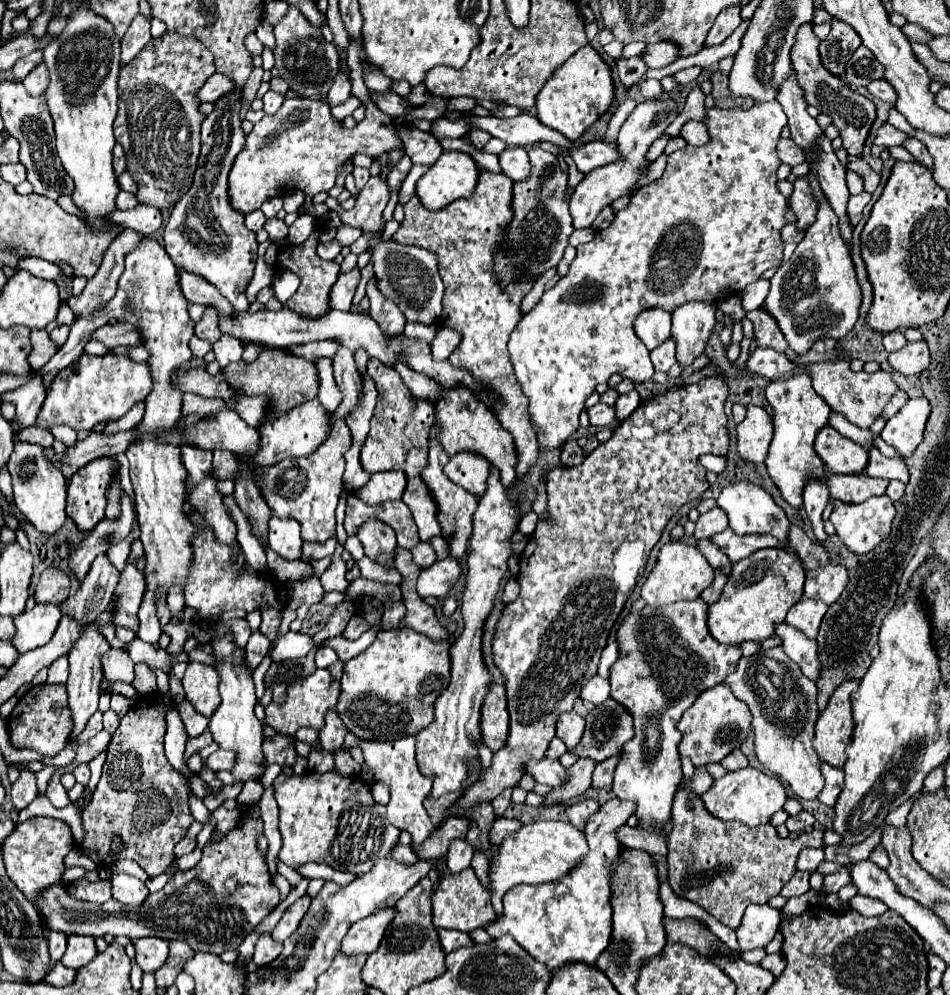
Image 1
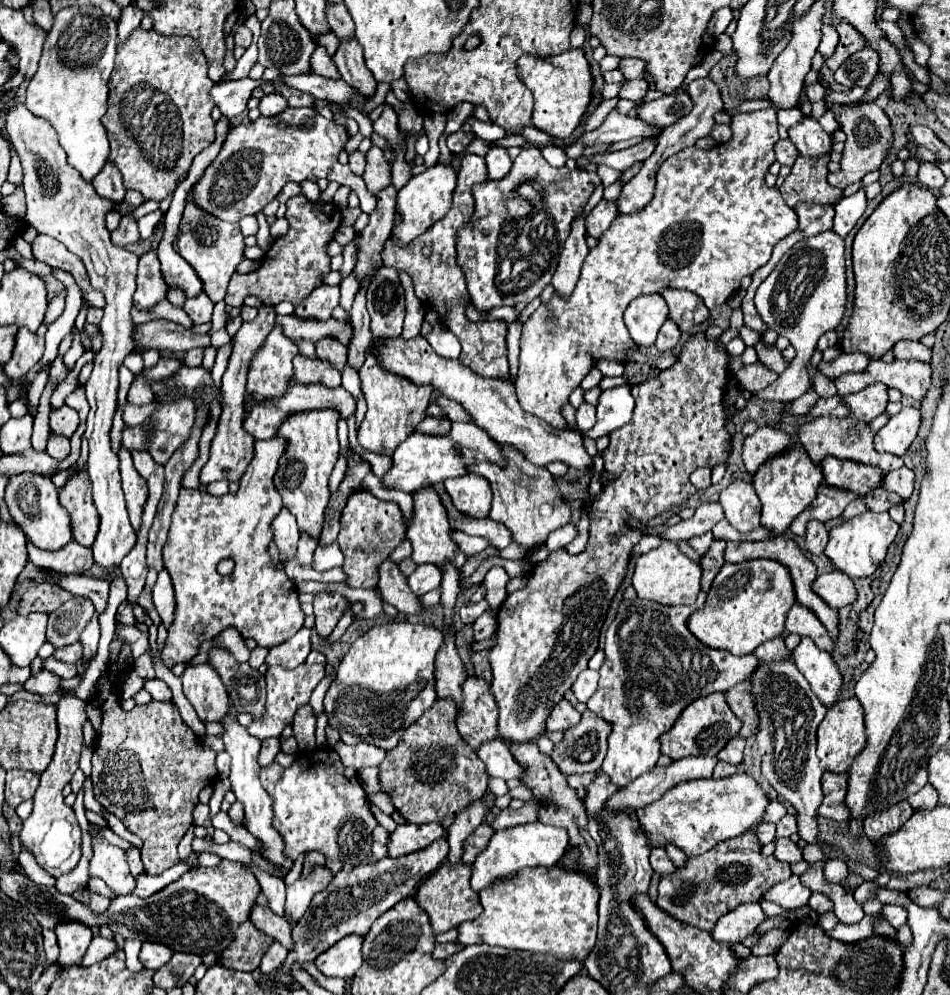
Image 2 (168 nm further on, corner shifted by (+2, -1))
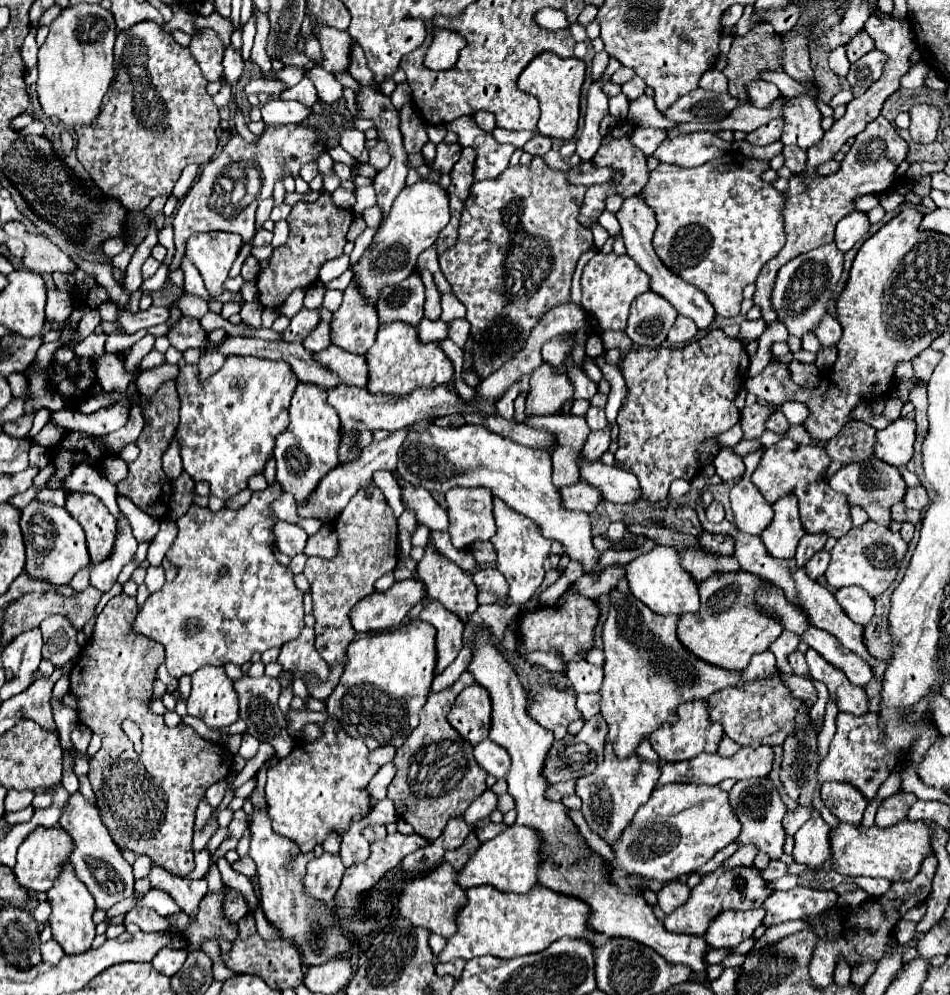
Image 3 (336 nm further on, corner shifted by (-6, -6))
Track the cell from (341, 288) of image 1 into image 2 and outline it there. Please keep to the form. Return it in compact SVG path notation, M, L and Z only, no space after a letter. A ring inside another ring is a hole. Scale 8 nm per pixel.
M317 286L307 300L295 308L297 318L329 320L333 308L339 304L339 286Z

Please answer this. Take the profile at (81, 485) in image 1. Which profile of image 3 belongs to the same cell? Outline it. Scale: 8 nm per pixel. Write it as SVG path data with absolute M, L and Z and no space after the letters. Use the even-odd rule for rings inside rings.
M69 493L65 509L79 521L87 535L91 563L101 563L111 553L115 541L115 517L91 493Z

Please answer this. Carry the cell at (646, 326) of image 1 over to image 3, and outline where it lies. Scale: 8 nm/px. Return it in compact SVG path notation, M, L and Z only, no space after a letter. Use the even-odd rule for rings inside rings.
M647 291L631 305L629 325L625 333L639 347L661 347L669 329L677 319L677 311L657 293Z

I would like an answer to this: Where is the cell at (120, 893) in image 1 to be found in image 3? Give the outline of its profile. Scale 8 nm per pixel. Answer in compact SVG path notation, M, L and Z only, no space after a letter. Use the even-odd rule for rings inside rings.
M71 795L69 805L65 809L65 813L59 819L59 827L67 829L69 835L75 841L75 851L71 853L71 865L79 877L79 881L85 883L85 887L89 889L89 893L95 897L95 903L99 909L105 909L115 905L117 901L133 895L133 883L135 883L135 875L133 875L133 867L123 859L119 847L115 845L115 841L109 835L109 829L105 827L105 823L99 817L97 807L93 807L83 795ZM107 875L113 879L121 879L123 881L123 891L115 891L109 893L107 891Z

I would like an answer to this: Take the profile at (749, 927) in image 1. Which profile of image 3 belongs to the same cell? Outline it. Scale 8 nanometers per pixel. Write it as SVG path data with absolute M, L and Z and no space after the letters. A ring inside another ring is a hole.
M763 909L725 911L711 923L711 929L705 933L705 939L715 949L737 947L741 941L753 935L753 931L763 923L763 917L765 917Z

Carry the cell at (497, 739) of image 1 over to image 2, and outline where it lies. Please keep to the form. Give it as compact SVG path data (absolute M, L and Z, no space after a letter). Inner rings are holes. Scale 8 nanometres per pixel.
M469 676L463 682L463 704L457 714L457 730L461 738L477 750L483 742L497 736L495 722L497 704L489 692L489 684L483 678Z

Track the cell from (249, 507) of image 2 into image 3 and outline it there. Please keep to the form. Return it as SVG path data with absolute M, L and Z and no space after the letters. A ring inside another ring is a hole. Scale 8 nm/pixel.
M275 481L265 491L255 491L249 503L237 511L223 507L213 513L209 507L193 503L189 511L177 519L179 533L167 551L167 561L177 567L177 577L145 601L133 623L137 633L151 637L165 647L165 665L171 677L179 679L181 675L191 675L203 665L223 665L227 661L243 665L251 661L255 651L263 653L271 647L283 647L303 631L303 593L295 587L293 575L287 575L289 569L275 557L273 526L276 520L271 505L281 495L283 487ZM221 567L229 569L225 577L219 577Z

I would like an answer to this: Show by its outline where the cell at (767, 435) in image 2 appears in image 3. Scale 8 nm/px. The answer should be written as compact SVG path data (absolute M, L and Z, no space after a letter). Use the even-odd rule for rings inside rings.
M781 439L779 443L763 451L759 467L751 475L751 481L759 487L759 491L769 503L775 503L779 497L787 493L795 493L799 499L799 513L805 531L809 533L827 531L829 535L839 539L851 529L851 519L849 519L849 505L843 499L843 495L837 495L825 483L823 473L827 471L829 463L831 459L827 459L827 453L823 449L811 445L799 445L793 439Z

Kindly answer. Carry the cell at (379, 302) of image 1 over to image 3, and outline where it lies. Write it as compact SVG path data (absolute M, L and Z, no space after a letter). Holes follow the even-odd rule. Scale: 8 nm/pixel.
M409 275L399 285L387 285L377 299L379 323L389 325L395 321L417 327L423 317L425 287L417 275Z

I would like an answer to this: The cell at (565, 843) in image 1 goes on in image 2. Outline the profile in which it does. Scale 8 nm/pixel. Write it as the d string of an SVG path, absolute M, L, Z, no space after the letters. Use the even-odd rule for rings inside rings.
M531 822L531 824L521 824L521 826L513 826L507 830L497 830L491 840L487 842L487 848L479 852L479 856L475 858L475 864L471 866L471 888L475 892L491 886L493 880L497 878L507 878L513 876L517 870L527 868L527 866L545 866L551 868L555 866L567 848L567 832L555 826L545 826L541 822Z

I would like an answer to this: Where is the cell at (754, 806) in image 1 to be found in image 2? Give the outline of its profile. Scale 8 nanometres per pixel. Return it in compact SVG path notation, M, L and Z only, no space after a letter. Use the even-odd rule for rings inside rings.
M737 772L721 780L691 780L673 786L667 790L667 794L663 794L663 798L659 798L659 802L643 806L643 810L637 814L637 820L643 826L647 844L651 848L665 848L667 844L673 844L683 850L687 858L693 858L711 850L719 842L725 842L749 830L749 826L761 820L767 804L767 794L759 788L759 784L745 772Z

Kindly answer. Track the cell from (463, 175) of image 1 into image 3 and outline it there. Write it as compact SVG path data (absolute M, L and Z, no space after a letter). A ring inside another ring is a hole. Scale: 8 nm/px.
M419 181L399 193L383 227L375 233L371 247L363 253L361 261L355 267L355 275L359 275L359 285L363 287L363 291L367 291L367 297L373 305L375 295L379 295L379 287L401 283L405 277L411 275L411 271L415 271L417 257L435 243L449 219L449 193L441 185Z

